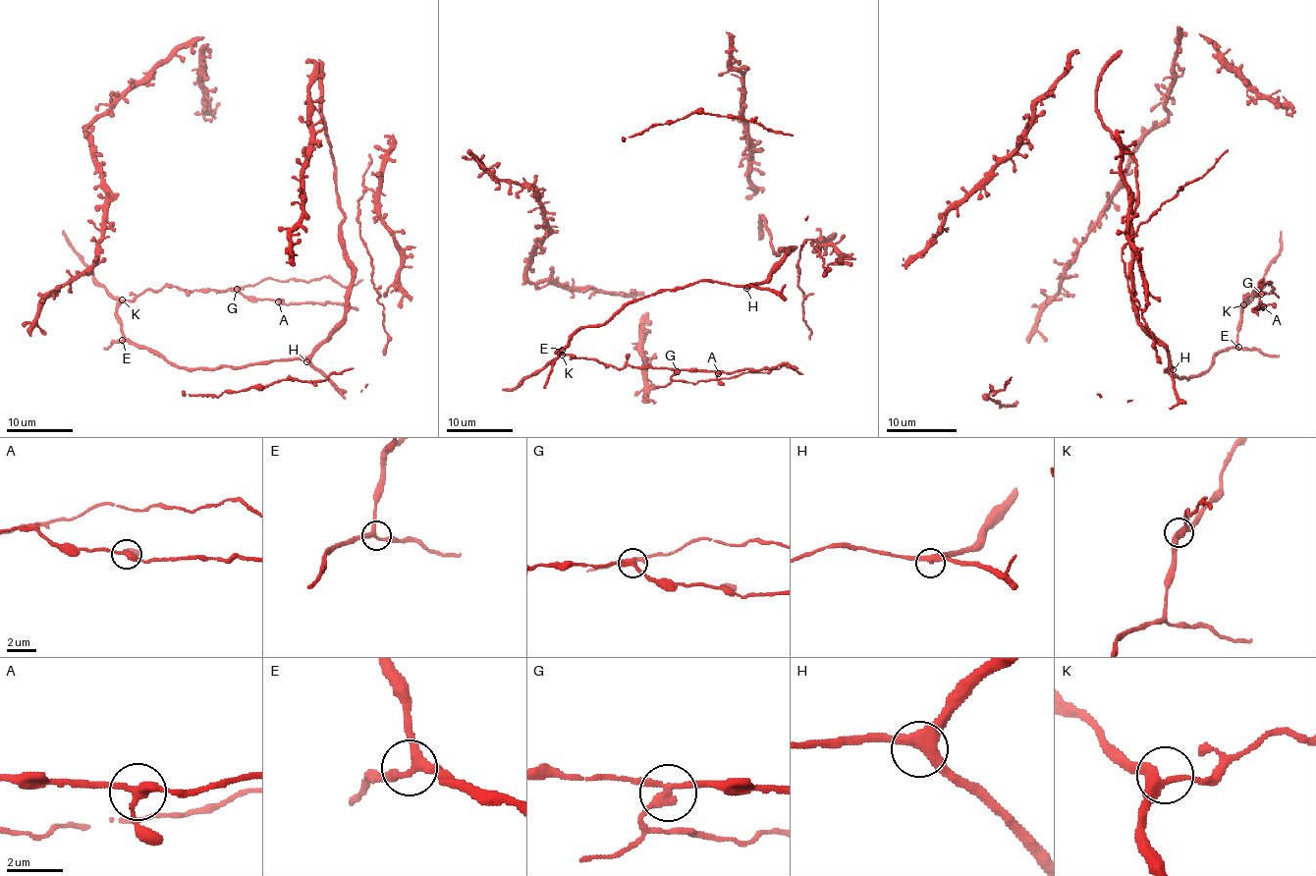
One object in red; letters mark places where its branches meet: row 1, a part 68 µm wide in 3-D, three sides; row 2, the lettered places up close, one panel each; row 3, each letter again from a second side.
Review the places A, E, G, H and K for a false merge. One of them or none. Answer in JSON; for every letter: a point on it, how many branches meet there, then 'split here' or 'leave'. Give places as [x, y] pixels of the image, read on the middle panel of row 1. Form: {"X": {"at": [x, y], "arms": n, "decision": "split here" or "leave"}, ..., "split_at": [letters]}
{"A": {"at": [718, 373], "arms": 3, "decision": "leave"}, "E": {"at": [562, 350], "arms": 3, "decision": "leave"}, "G": {"at": [677, 371], "arms": 3, "decision": "split here"}, "H": {"at": [746, 288], "arms": 3, "decision": "leave"}, "K": {"at": [562, 355], "arms": 3, "decision": "leave"}, "split_at": ["G"]}

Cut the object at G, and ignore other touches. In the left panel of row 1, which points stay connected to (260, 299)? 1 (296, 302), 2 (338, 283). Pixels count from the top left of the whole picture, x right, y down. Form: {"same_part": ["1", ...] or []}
{"same_part": ["1"]}

